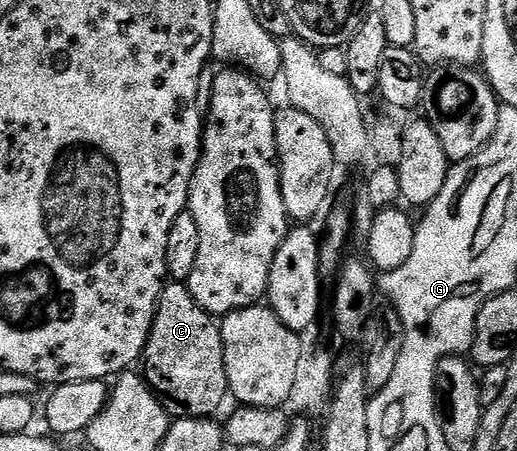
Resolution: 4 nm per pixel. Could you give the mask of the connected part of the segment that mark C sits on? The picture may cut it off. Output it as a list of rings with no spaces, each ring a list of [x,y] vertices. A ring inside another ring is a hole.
[[[171,281],[164,286],[163,292],[159,295],[159,303],[155,307],[155,320],[143,350],[141,374],[172,420],[206,419],[214,416],[214,411],[222,405],[223,398],[228,398],[225,353],[219,329],[220,324],[211,314],[201,309],[197,301],[193,301],[193,293],[189,293],[186,282]]]

